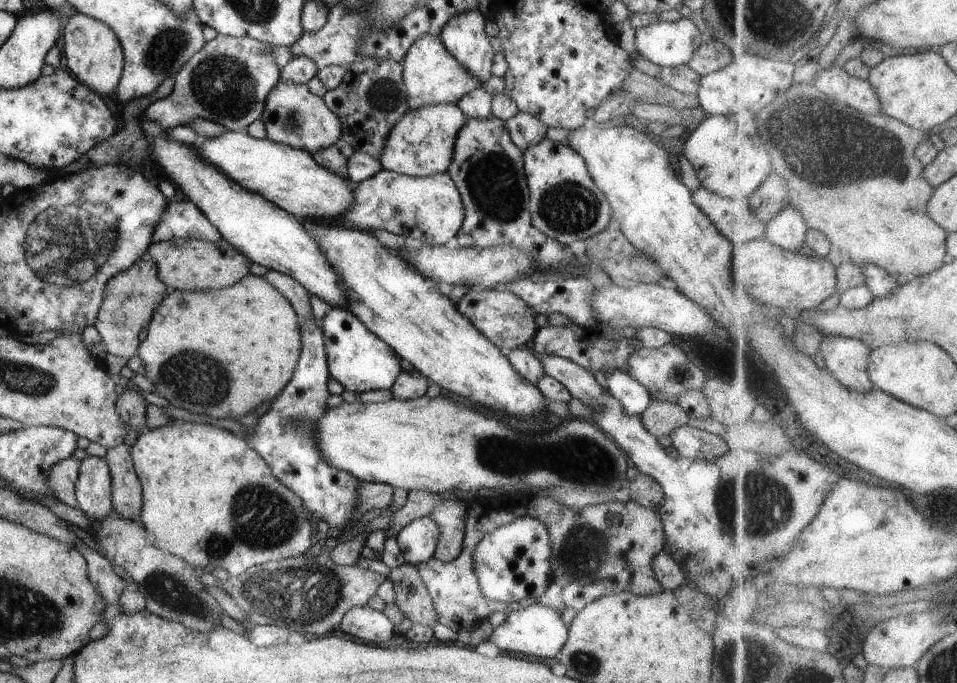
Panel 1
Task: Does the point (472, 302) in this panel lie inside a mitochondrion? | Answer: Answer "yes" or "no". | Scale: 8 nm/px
no

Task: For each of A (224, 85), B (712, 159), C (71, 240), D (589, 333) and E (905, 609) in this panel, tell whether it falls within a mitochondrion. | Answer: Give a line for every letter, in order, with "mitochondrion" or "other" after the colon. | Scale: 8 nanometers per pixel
A: mitochondrion
B: other
C: mitochondrion
D: other
E: other

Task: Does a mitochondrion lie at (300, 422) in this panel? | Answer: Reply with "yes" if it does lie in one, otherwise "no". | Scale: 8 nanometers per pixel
yes

